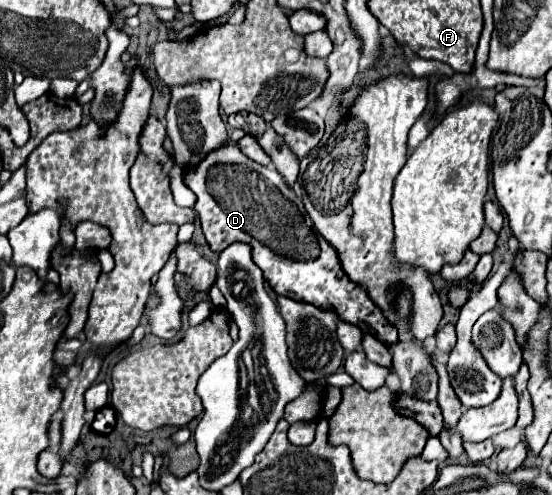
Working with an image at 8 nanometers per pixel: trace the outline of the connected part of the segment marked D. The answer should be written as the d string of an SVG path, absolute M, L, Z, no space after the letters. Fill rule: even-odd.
M230 141L222 149L212 151L194 171L188 171L184 183L198 197L194 209L200 215L202 231L212 251L220 253L234 241L248 243L252 245L254 263L278 295L320 305L320 309L334 311L342 321L352 325L358 321L364 333L372 333L388 347L398 341L396 327L384 317L370 295L358 283L350 281L336 251L316 233L302 199L284 183L278 171L254 163ZM302 245L318 245L318 255L304 257Z

